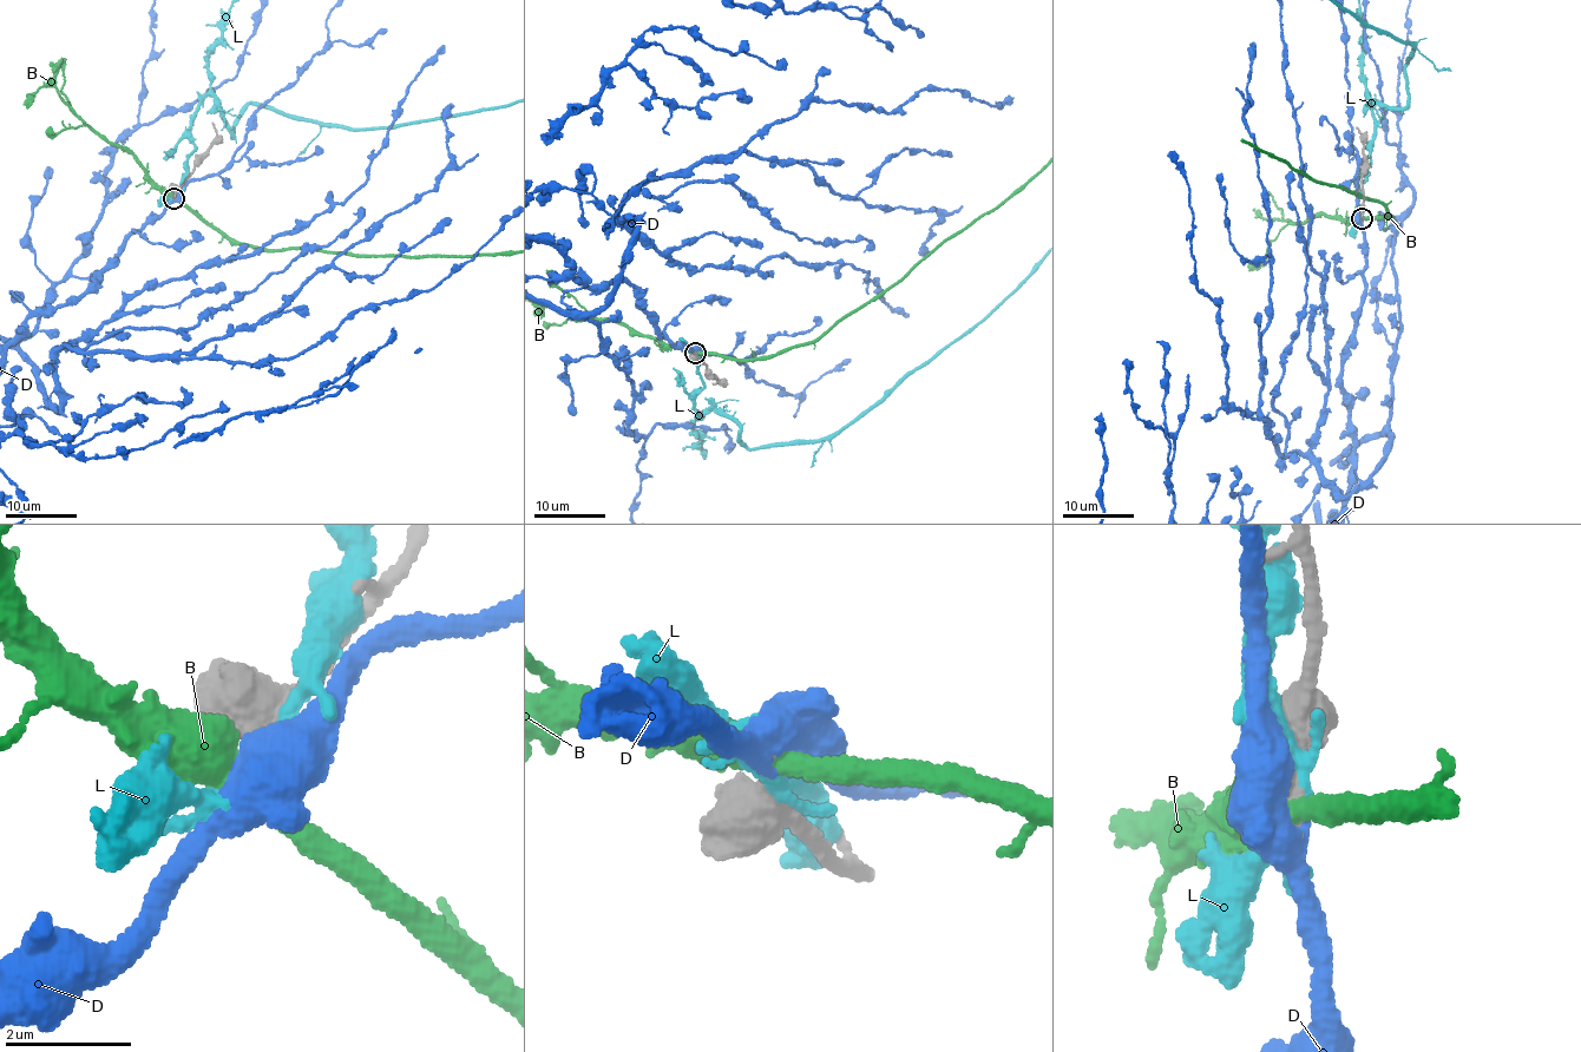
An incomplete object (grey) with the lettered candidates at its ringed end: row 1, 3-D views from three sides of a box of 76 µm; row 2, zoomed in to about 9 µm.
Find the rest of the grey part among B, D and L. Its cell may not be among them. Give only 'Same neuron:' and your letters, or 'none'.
Same neuron: D

